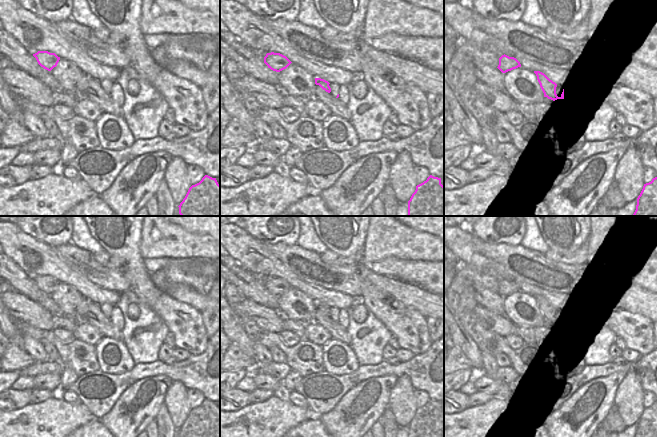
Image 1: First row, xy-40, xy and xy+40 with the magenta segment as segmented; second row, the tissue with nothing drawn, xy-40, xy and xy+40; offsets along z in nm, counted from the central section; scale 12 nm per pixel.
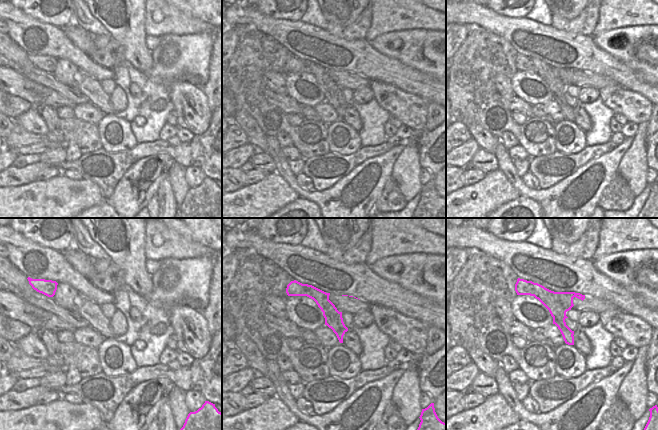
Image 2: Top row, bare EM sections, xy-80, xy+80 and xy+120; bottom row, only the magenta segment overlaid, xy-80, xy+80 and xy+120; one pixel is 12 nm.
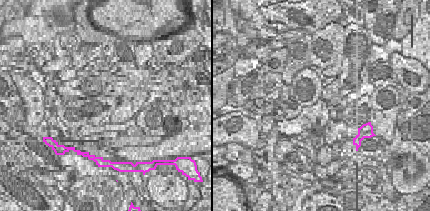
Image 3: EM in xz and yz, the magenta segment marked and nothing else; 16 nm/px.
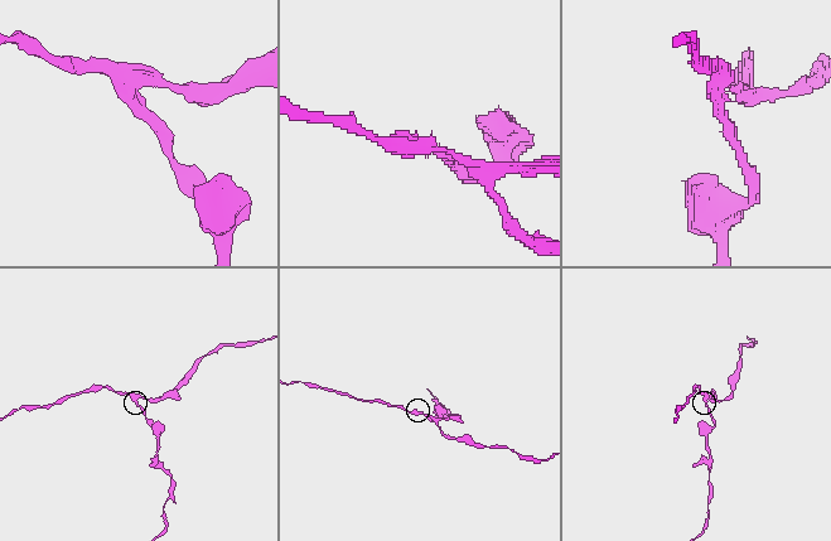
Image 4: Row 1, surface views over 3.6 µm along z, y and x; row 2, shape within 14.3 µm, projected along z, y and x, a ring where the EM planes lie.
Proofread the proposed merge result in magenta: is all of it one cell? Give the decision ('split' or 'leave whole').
split

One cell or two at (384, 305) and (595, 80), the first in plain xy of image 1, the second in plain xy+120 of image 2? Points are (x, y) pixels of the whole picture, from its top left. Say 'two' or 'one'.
two

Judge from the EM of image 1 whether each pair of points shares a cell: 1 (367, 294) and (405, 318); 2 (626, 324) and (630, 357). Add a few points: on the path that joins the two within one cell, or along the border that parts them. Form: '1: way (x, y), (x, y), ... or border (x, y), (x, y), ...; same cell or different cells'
1: way (376, 301), (396, 317); same cell
2: border (626, 347), (640, 354); different cells

